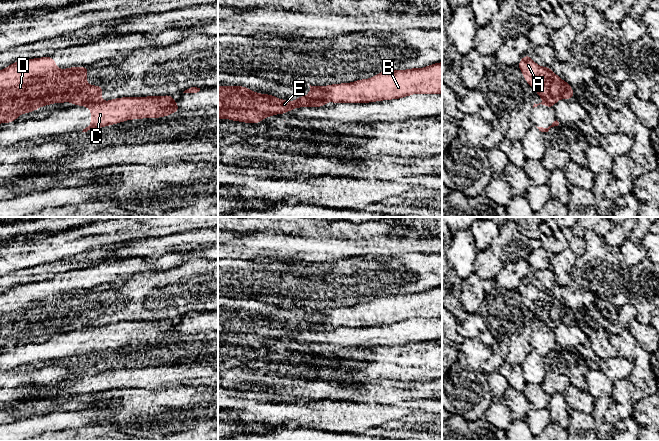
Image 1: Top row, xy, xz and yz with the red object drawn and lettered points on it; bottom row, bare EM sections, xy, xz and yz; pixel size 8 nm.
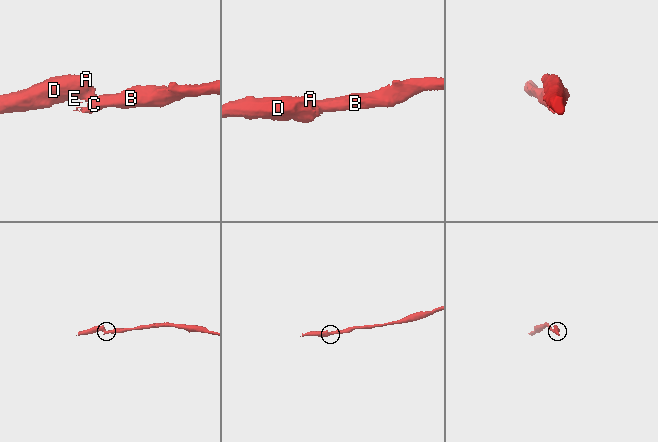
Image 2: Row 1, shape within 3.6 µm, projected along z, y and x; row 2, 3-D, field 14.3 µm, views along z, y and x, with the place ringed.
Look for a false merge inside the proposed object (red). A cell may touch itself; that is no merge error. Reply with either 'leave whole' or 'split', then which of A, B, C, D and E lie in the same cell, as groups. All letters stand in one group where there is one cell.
split | A D E / B C

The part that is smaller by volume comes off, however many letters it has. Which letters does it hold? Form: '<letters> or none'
A, D, E

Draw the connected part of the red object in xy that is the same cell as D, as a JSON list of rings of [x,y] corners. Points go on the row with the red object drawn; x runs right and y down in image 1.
[[[51,56],[15,61],[0,70],[0,124],[11,123],[22,114],[37,111],[54,103],[71,102],[74,106],[102,102],[103,86],[89,85],[86,80],[89,67],[58,69]]]

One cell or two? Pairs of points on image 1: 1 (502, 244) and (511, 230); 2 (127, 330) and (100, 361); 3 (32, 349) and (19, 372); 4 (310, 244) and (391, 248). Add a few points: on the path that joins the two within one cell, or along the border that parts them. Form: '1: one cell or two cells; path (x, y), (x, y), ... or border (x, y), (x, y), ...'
1: one cell; path (505, 241), (509, 237), (509, 233)
2: two cells; border (134, 343), (128, 343), (96, 353)
3: two cells; border (22, 365), (10, 369)
4: one cell; path (330, 247), (371, 247)

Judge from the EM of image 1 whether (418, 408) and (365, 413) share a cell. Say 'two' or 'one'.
one

